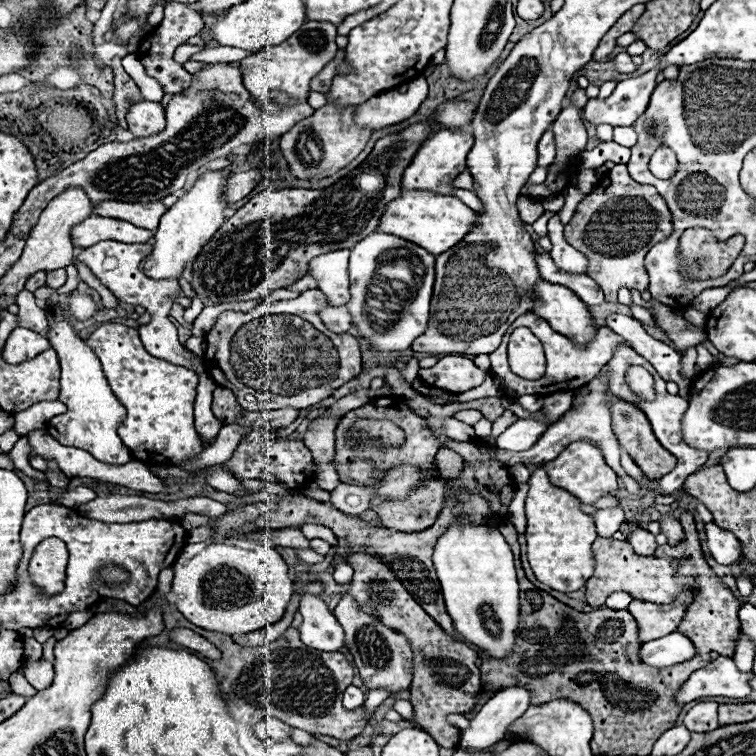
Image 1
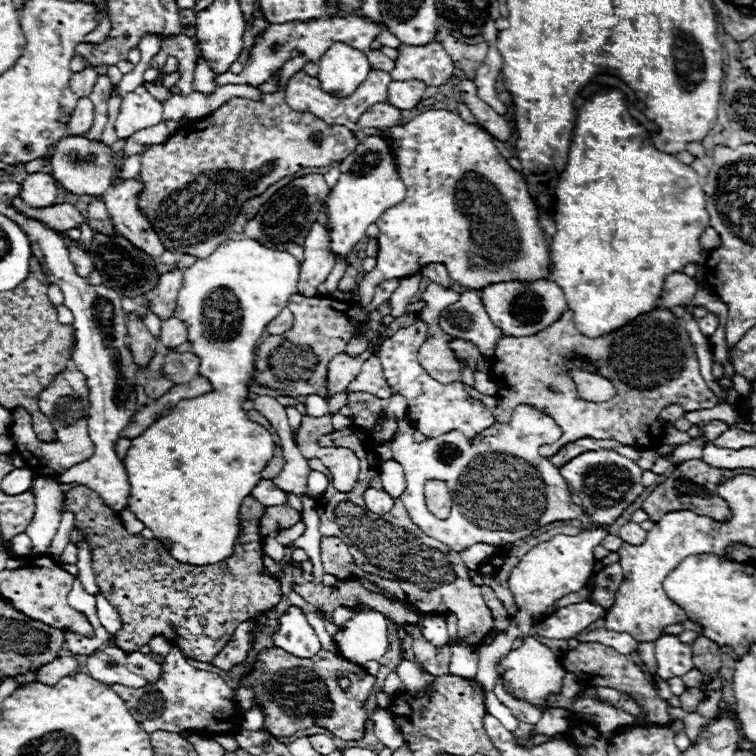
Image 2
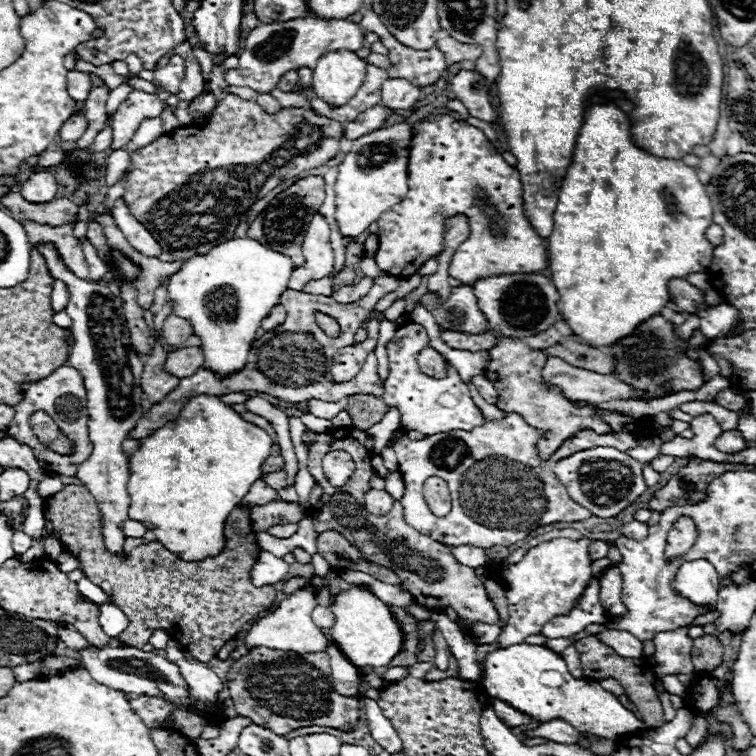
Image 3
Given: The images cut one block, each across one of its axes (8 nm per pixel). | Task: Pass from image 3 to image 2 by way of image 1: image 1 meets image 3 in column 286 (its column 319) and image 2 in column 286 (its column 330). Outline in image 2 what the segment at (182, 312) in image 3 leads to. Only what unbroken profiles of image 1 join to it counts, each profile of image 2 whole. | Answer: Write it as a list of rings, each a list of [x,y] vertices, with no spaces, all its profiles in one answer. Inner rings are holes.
[[[250,238],[220,244],[208,258],[198,260],[184,272],[184,286],[178,292],[174,316],[186,324],[192,352],[200,358],[198,374],[210,380],[212,392],[178,402],[170,414],[156,420],[142,436],[132,438],[132,446],[124,458],[130,482],[128,510],[166,544],[168,552],[178,562],[206,566],[234,552],[240,536],[240,504],[262,480],[260,472],[266,468],[268,460],[272,460],[276,446],[272,434],[264,426],[252,422],[242,410],[254,372],[256,342],[266,324],[288,304],[290,296],[298,294],[298,274],[300,262],[292,254],[264,248]]]

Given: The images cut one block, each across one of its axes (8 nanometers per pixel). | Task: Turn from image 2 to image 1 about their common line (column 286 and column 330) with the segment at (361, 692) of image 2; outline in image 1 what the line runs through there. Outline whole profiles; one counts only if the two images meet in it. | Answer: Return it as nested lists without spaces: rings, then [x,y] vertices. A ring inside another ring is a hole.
[[[186,622],[186,628],[204,636],[220,650],[220,660],[216,661],[199,652],[192,654],[214,668],[234,720],[256,724],[268,714],[310,734],[324,734],[338,740],[352,740],[368,724],[364,708],[346,710],[342,706],[342,694],[354,680],[352,664],[340,652],[318,652],[306,648],[298,638],[296,628],[288,628],[278,640],[260,648],[244,648],[228,634],[202,630],[190,622]]]

